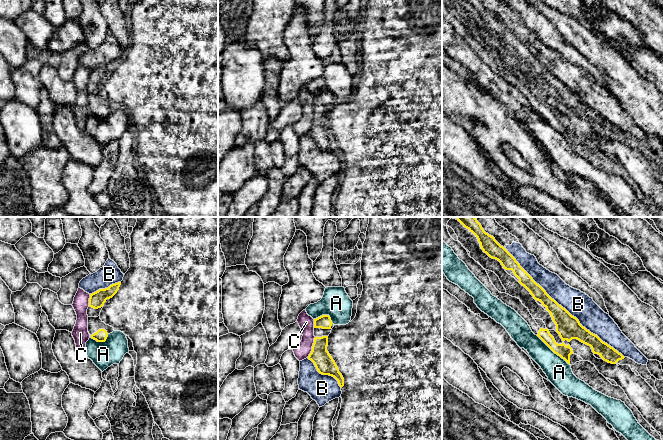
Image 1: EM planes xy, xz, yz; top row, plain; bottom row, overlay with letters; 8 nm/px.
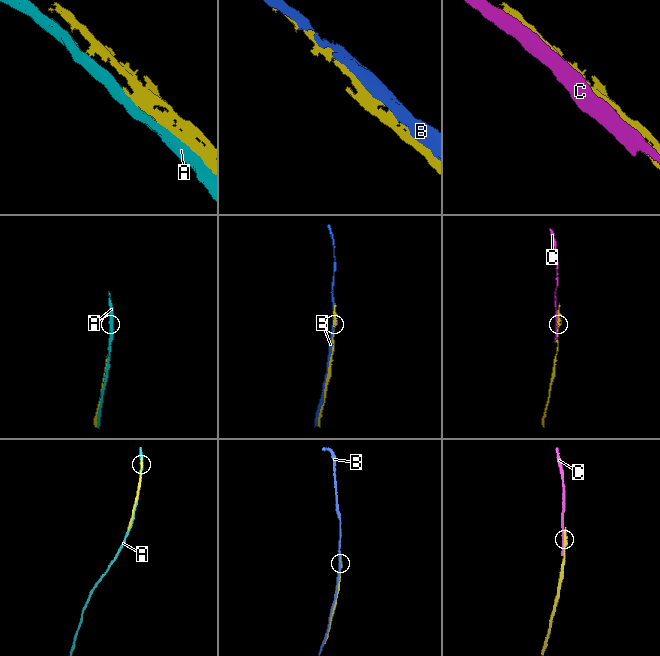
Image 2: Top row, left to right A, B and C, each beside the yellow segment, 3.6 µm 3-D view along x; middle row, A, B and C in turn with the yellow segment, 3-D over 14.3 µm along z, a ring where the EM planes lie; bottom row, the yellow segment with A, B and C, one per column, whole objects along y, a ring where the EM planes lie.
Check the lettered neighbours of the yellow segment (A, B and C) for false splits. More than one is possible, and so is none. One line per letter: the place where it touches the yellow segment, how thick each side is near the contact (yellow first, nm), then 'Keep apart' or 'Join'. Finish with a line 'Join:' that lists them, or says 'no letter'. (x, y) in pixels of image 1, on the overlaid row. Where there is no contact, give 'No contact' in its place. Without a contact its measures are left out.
A: Touches yellow at yz (553, 351). Thickness 100 nm (yellow) against 200 nm. Keep apart
B: Touches yellow at yz (564, 308). Thickness 200 nm (yellow) against 200 nm. Keep apart
C: Touches yellow at xz (312, 347). Thickness 160 nm (yellow) against 120 nm. Keep apart
Join: no letter

